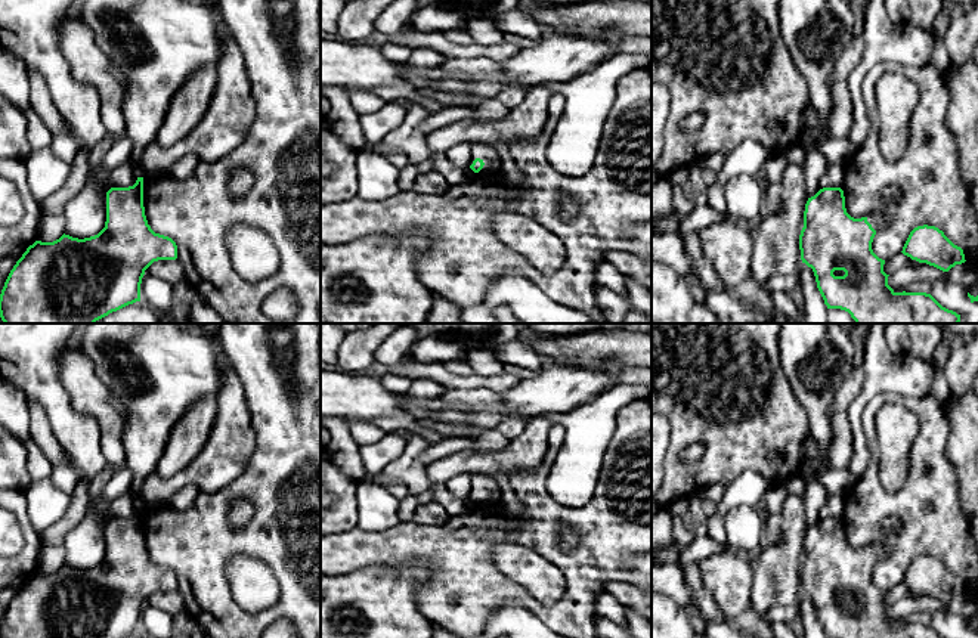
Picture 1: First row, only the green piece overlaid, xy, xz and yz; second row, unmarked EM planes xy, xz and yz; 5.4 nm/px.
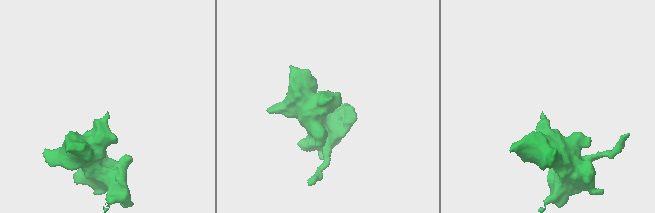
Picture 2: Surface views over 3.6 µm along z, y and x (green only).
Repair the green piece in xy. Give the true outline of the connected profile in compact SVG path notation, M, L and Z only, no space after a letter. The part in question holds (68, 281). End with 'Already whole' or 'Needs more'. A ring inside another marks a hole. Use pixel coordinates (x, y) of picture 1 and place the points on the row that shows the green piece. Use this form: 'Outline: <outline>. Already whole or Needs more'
Outline: M143 177L129 188L106 192L105 227L95 236L78 239L62 235L53 242L35 241L10 270L0 294L0 318L4 323L95 323L129 304L140 301L145 270L158 260L176 260L177 245L148 224L143 207Z. Already whole

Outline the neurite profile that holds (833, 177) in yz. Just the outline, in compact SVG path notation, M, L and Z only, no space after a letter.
M830 164L818 182L820 189L823 188L841 188L844 186L845 165Z

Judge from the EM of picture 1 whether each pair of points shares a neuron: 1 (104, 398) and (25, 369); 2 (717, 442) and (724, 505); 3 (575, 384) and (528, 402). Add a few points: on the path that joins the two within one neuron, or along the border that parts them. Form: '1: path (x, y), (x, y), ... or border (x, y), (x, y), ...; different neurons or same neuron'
1: border (65, 349), (58, 359), (59, 380), (81, 412); different neurons
2: border (760, 476), (754, 471), (742, 471), (726, 485); different neurons
3: path (563, 387), (539, 395); same neuron

